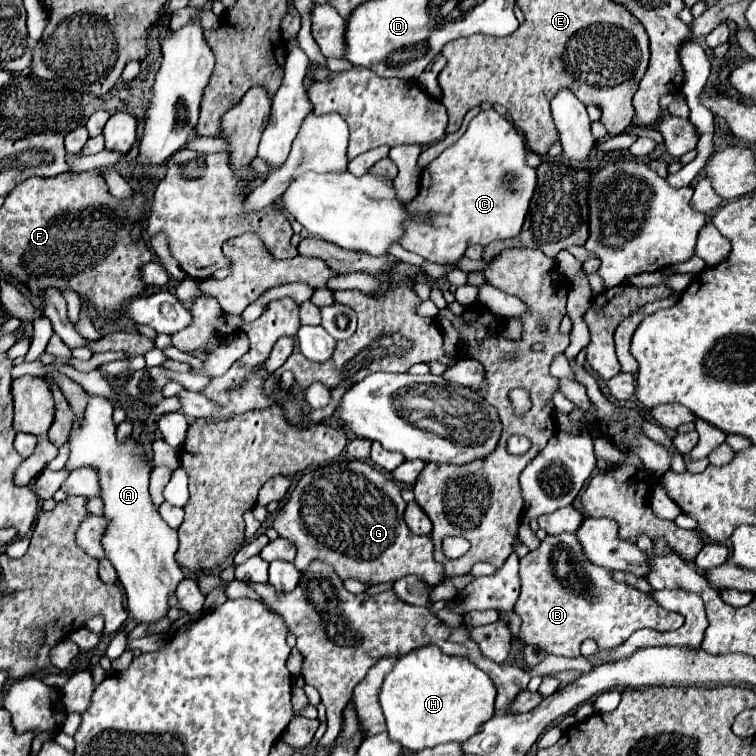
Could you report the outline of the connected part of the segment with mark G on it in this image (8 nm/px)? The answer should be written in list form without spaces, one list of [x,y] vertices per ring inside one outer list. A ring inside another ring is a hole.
[[[361,461],[331,463],[315,471],[303,471],[295,489],[291,491],[287,503],[279,509],[275,517],[275,531],[293,541],[297,547],[295,567],[299,571],[307,569],[313,561],[323,561],[331,565],[341,581],[357,579],[365,585],[379,585],[387,581],[401,579],[405,575],[417,575],[427,587],[443,583],[445,569],[433,557],[433,541],[427,535],[415,535],[405,525],[403,513],[407,503],[401,499],[401,489],[395,481],[389,481],[379,469]]]

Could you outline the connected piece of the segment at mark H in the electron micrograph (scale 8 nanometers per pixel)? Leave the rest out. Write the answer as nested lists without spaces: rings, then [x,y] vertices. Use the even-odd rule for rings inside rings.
[[[429,645],[425,649],[415,649],[405,657],[397,659],[393,671],[385,677],[379,703],[387,721],[387,733],[393,741],[401,743],[407,751],[421,751],[433,745],[449,743],[449,741],[467,741],[475,729],[493,717],[493,701],[495,701],[495,685],[487,673],[477,669],[467,657],[445,655],[441,649]]]

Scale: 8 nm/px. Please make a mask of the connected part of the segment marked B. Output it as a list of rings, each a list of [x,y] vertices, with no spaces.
[[[561,533],[561,535],[547,535],[541,541],[541,547],[535,551],[529,551],[519,561],[519,579],[521,579],[521,593],[515,603],[515,613],[521,617],[521,629],[519,639],[523,643],[541,645],[553,655],[561,657],[577,657],[577,649],[585,639],[595,639],[601,649],[609,649],[625,641],[631,633],[643,627],[651,627],[657,631],[673,631],[679,629],[685,619],[679,613],[667,611],[661,605],[657,605],[653,599],[649,599],[645,593],[625,585],[615,583],[605,567],[599,567],[591,563],[581,553],[581,545],[575,537],[575,533]]]

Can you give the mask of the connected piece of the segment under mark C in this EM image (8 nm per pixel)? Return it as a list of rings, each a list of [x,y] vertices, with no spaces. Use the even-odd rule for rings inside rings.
[[[481,111],[465,135],[423,169],[419,195],[409,209],[433,213],[433,221],[427,227],[409,225],[399,244],[431,263],[449,265],[459,261],[471,245],[513,239],[521,233],[535,187],[537,173],[527,165],[525,137],[497,111]]]

